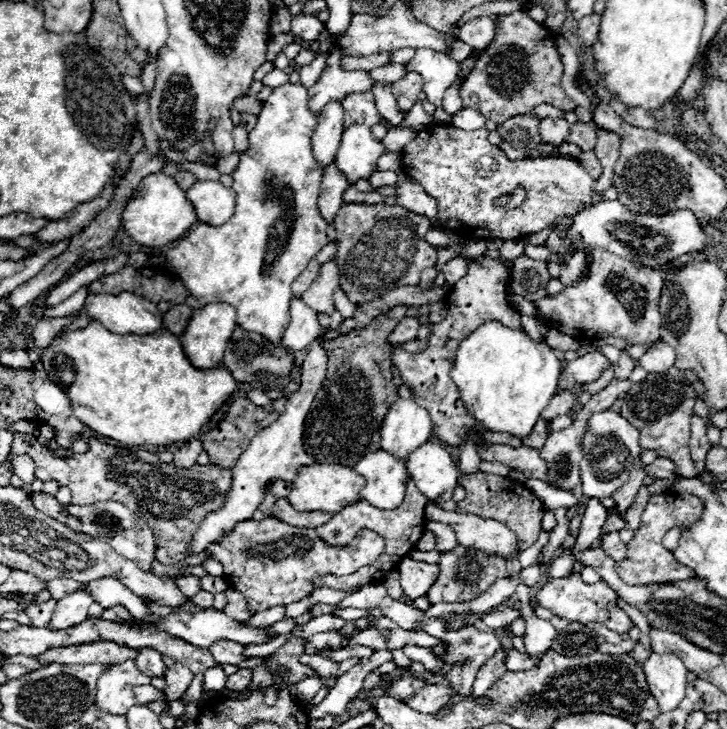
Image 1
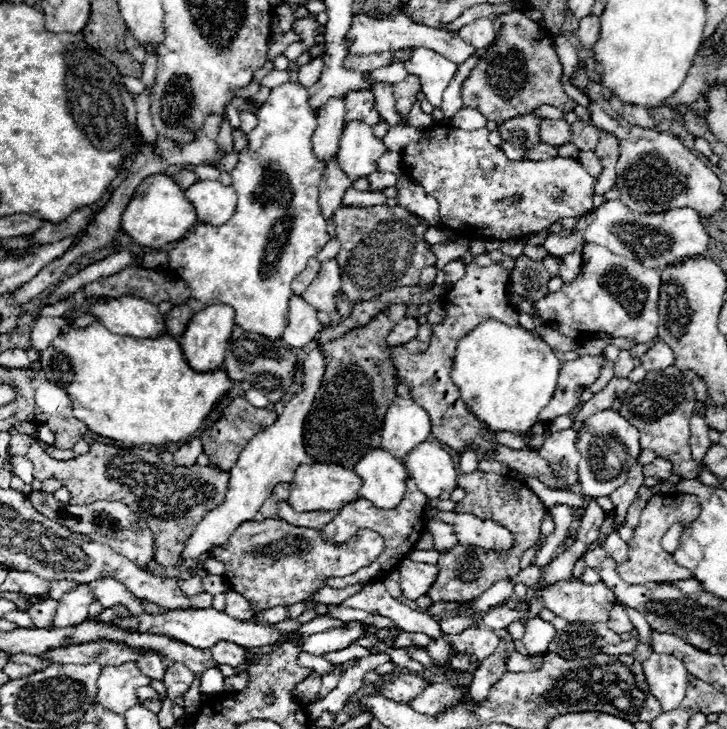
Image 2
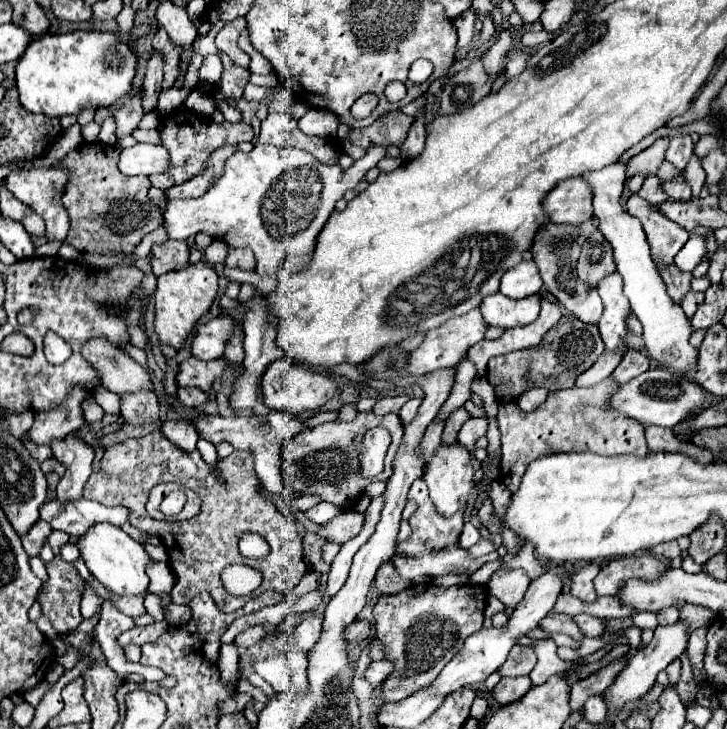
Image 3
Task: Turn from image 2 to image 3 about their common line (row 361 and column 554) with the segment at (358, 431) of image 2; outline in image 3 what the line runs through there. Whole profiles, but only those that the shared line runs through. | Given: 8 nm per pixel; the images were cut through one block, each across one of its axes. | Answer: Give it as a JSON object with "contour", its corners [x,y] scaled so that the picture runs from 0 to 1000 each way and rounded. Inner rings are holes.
{"contour":[[[773,433],[770,442],[748,458],[740,475],[677,491],[671,497],[669,519],[680,532],[680,540],[688,554],[707,551],[718,538],[735,529],[748,529],[754,535],[787,532],[790,519],[803,508],[809,508],[828,483],[831,475],[823,458],[823,447],[803,444],[787,433]]]}

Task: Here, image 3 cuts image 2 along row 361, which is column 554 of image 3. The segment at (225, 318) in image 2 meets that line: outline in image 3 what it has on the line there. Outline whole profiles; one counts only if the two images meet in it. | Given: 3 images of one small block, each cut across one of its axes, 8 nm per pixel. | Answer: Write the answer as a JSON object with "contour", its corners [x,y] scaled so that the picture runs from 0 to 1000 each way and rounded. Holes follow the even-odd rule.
{"contour":[[[801,244],[768,250],[746,274],[746,285],[762,307],[801,307],[814,299],[814,266]]]}

